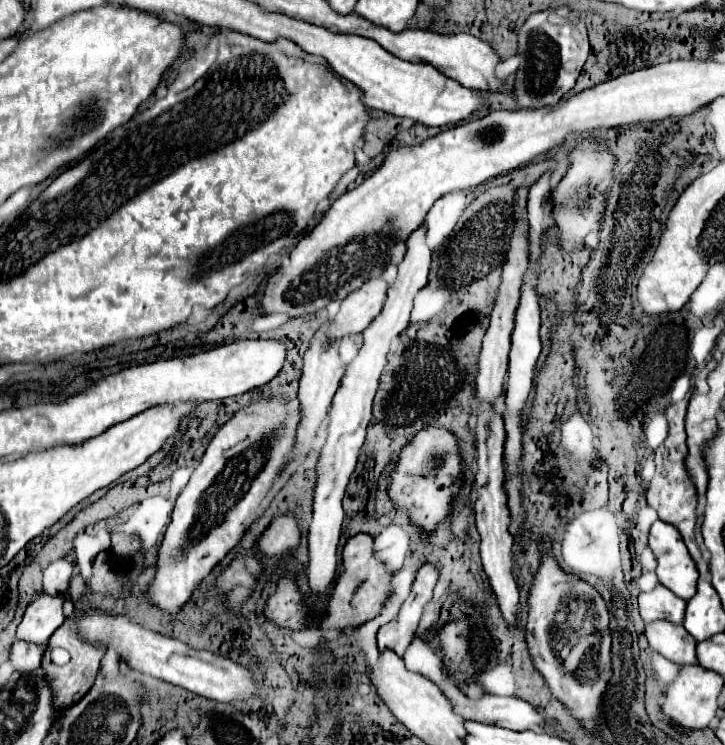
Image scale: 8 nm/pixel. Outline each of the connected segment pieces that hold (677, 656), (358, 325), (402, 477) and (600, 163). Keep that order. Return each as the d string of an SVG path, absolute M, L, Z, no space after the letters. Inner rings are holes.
M656 620L646 624L644 636L652 650L676 664L696 664L696 640L684 630L684 626L668 620Z
M378 278L366 280L358 290L350 292L340 306L340 312L328 326L328 338L338 340L346 334L356 334L380 314L386 300L386 282Z
M442 428L420 430L414 440L402 448L396 470L392 472L392 484L388 494L392 502L410 514L412 524L426 532L436 530L438 522L450 514L452 498L458 494L462 482L462 462L458 444L452 432Z
M584 142L570 152L570 168L552 190L552 204L554 204L552 216L556 220L560 232L560 244L564 248L570 250L574 246L584 246L586 234L598 230L604 200L602 200L602 192L596 190L596 184L606 176L610 176L614 164L616 164L614 156L594 142ZM596 152L600 152L602 158L596 158Z

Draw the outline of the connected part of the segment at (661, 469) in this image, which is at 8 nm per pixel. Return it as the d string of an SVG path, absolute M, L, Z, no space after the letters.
M688 398L674 402L668 406L666 410L666 418L668 418L668 438L656 448L654 452L654 462L656 462L656 474L654 480L646 492L646 500L648 504L658 512L658 518L676 526L678 532L684 538L684 544L692 556L692 560L696 562L696 568L700 572L702 578L706 578L708 574L708 564L702 560L700 550L694 542L694 526L696 526L696 488L684 468L684 456L686 456L686 432L684 432L684 414L686 414L686 406L688 406Z

